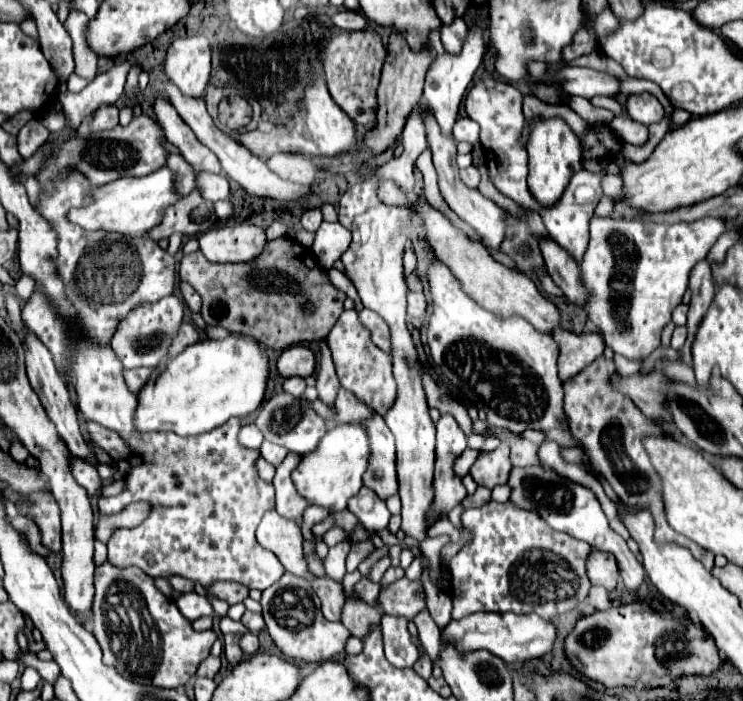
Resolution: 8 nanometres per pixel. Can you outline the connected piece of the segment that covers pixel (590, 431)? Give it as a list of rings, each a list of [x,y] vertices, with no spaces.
[[[595,359],[585,371],[575,375],[573,379],[567,379],[563,383],[565,387],[565,413],[569,417],[569,431],[573,441],[583,447],[587,459],[595,467],[597,475],[605,479],[617,497],[627,507],[645,509],[655,519],[655,541],[657,543],[677,543],[681,547],[687,547],[697,561],[703,563],[707,571],[713,569],[713,555],[693,543],[691,539],[683,539],[683,535],[677,535],[667,523],[661,503],[661,481],[657,479],[657,473],[653,471],[649,457],[645,455],[641,437],[645,433],[661,433],[659,427],[655,427],[655,421],[647,419],[637,405],[627,399],[625,395],[619,395],[619,391],[609,383],[609,377],[615,375],[615,367],[611,359]]]

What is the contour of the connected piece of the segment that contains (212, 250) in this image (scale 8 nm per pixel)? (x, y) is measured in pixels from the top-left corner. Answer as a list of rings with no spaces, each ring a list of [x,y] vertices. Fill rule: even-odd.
[[[239,223],[233,227],[213,227],[197,237],[199,251],[211,263],[243,263],[261,253],[265,229]]]

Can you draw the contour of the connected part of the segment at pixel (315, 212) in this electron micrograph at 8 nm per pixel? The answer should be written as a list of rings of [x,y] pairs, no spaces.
[[[309,209],[309,211],[305,211],[303,217],[301,217],[303,229],[307,229],[307,231],[311,231],[311,233],[315,233],[315,231],[319,229],[321,221],[323,221],[323,219],[321,219],[321,211],[319,211],[319,209]]]

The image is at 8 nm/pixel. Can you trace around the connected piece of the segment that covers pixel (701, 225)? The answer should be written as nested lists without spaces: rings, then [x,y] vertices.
[[[607,215],[591,219],[591,239],[581,263],[581,285],[587,289],[589,297],[585,303],[585,313],[589,321],[603,333],[605,345],[627,359],[645,361],[657,347],[661,329],[671,321],[673,309],[681,303],[687,291],[687,277],[693,265],[707,257],[715,241],[725,233],[725,223],[715,217],[703,217],[691,223],[653,223],[627,219],[625,215]]]

